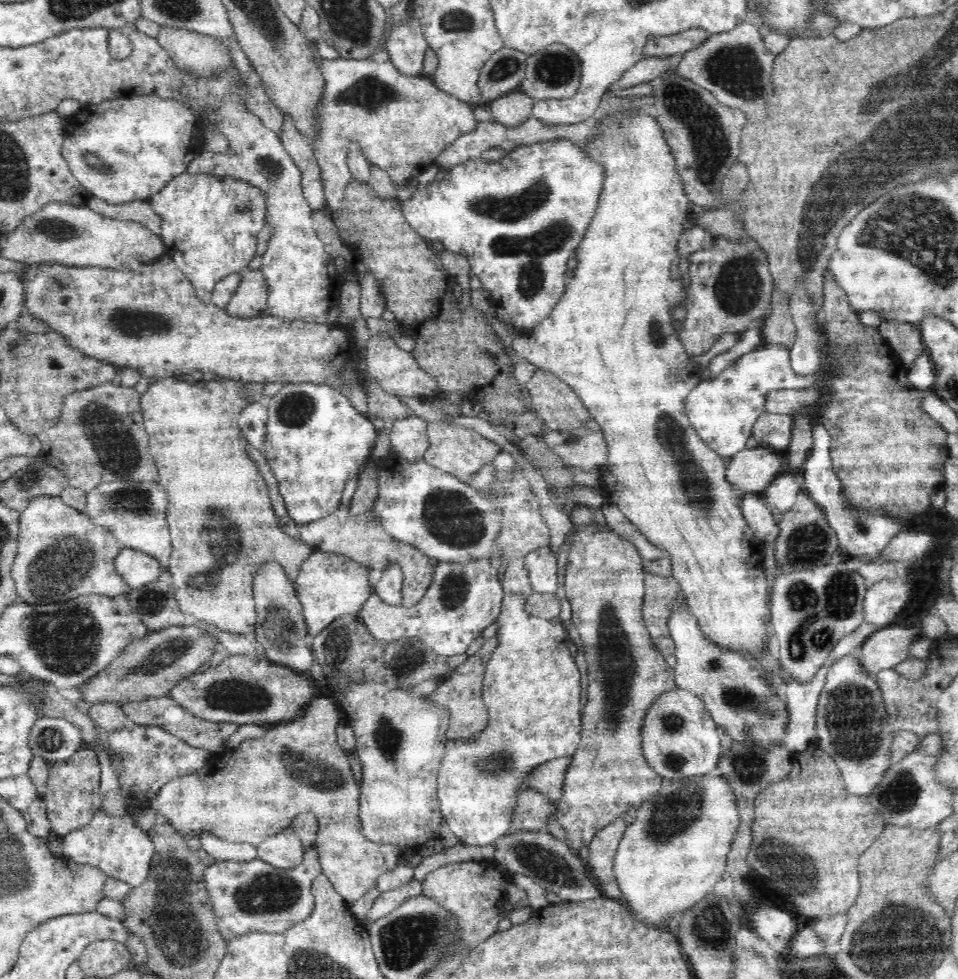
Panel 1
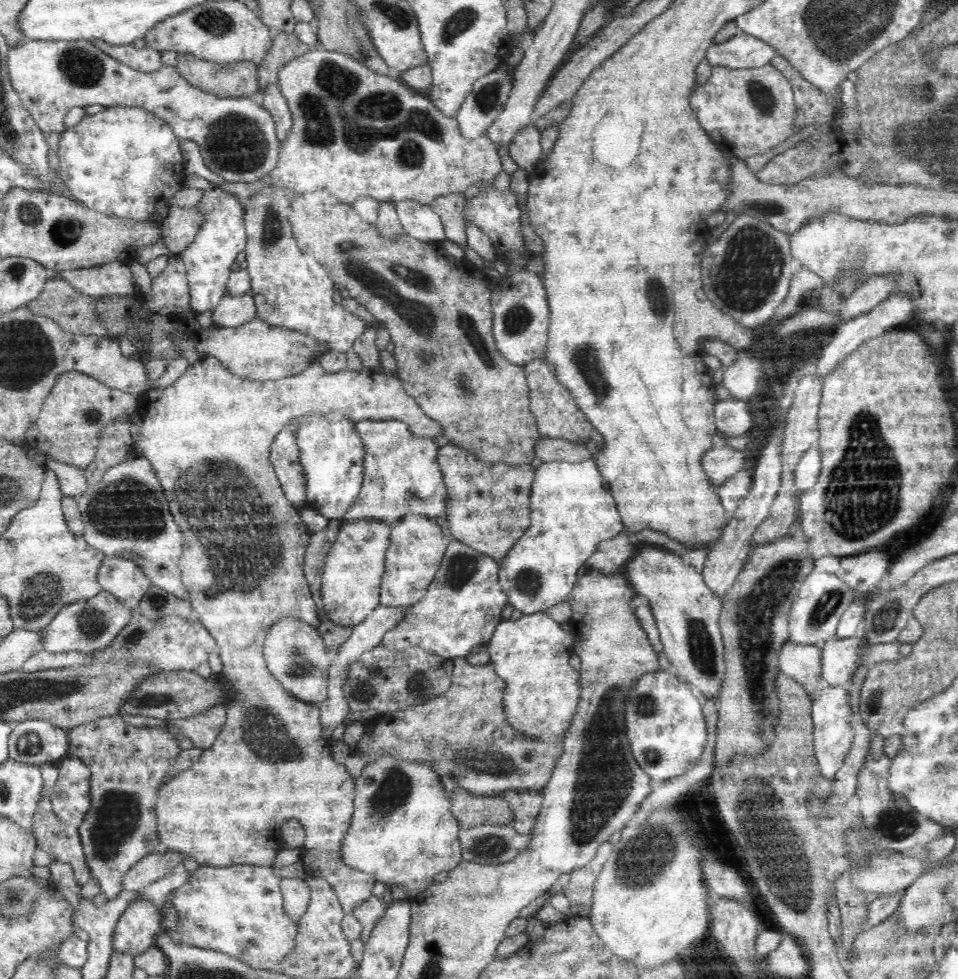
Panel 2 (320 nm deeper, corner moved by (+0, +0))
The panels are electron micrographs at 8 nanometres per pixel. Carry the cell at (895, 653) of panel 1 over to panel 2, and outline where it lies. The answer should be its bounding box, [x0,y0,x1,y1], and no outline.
[821,637,868,686]

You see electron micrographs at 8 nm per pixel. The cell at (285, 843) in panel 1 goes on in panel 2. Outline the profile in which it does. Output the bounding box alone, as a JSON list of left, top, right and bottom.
[280,878,310,923]

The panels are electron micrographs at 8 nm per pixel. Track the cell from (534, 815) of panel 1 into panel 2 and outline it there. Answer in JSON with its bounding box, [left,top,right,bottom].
[445,787,513,829]

